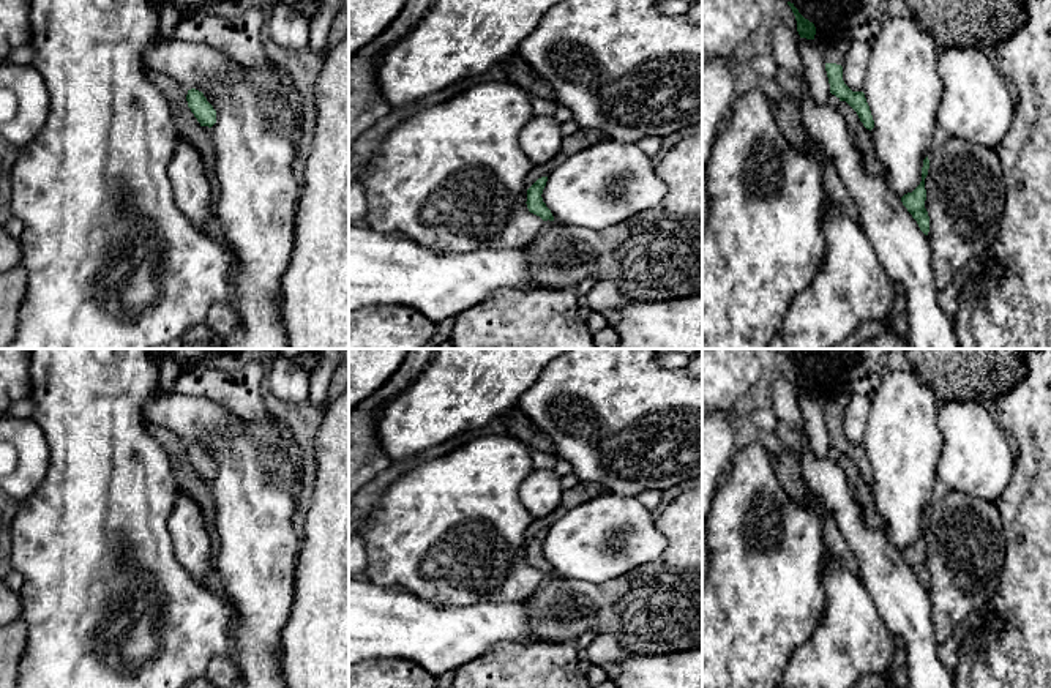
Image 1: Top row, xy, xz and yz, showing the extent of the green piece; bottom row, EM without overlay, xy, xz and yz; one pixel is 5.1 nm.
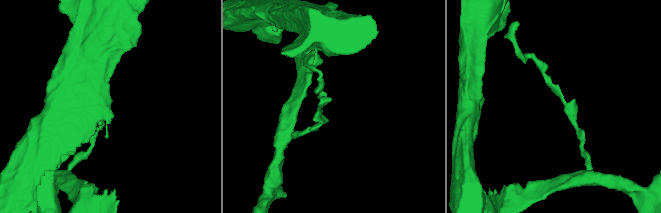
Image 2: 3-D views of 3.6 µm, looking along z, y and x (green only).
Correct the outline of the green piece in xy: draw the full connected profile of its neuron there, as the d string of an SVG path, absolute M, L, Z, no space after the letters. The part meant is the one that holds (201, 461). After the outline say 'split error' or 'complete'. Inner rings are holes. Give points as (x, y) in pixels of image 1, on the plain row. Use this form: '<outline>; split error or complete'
M191 442L186 448L188 461L200 477L200 480L211 481L216 477L216 464L207 454L202 445Z; complete

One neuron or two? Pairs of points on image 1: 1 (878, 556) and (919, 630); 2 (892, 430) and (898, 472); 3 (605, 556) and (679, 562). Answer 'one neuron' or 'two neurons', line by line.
1: one neuron
2: one neuron
3: two neurons

